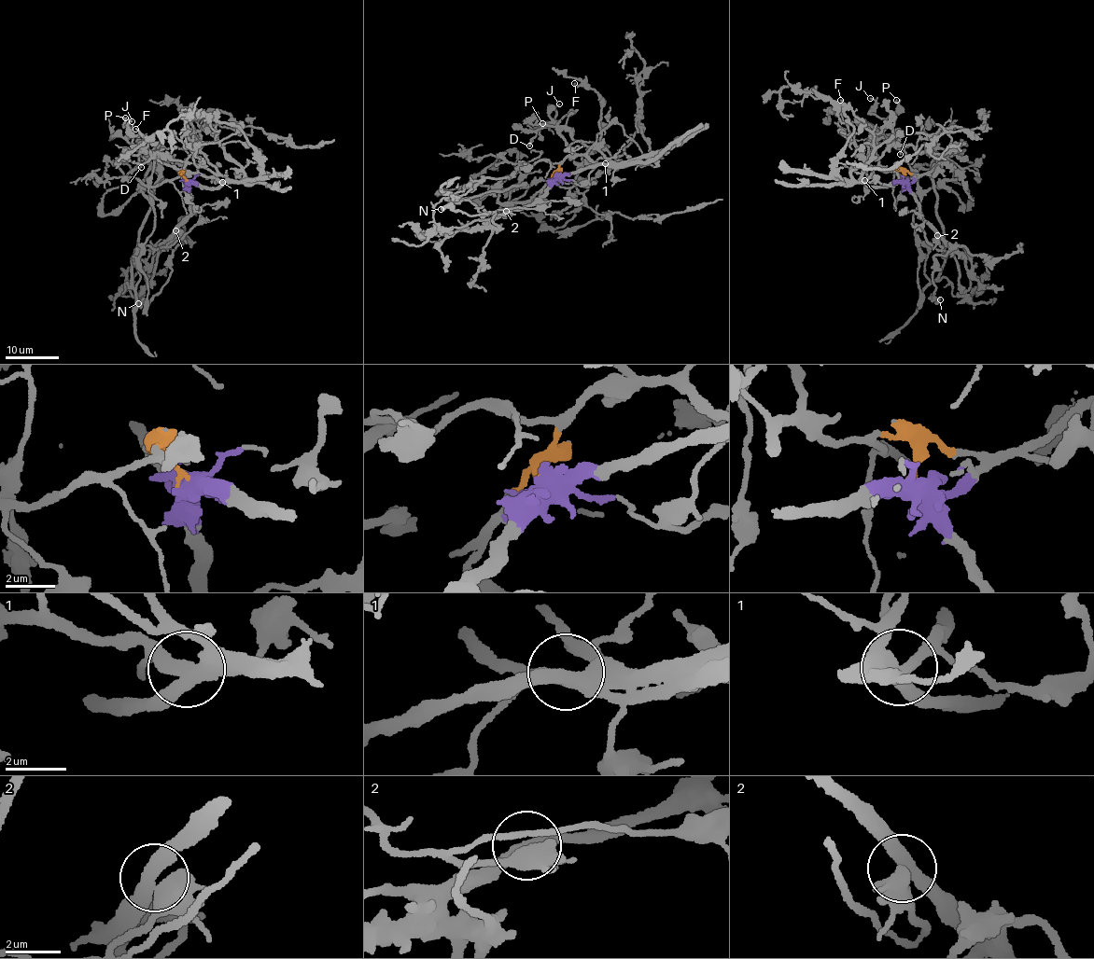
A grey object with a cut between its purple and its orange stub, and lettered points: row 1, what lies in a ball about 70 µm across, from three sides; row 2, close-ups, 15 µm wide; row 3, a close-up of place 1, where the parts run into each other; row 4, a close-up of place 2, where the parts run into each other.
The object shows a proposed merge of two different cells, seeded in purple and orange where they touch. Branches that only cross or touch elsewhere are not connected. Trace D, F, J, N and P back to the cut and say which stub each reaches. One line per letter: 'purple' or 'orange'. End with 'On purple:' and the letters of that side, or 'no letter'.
D: orange
F: purple
J: orange
N: purple
P: orange
On purple: F, N

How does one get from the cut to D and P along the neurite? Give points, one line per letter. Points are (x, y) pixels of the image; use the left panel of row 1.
D: (187, 180), (180, 174), (183, 177), (187, 172), (175, 170), (148, 153), (139, 152), (136, 155), (142, 166)
P: (187, 180), (180, 174), (183, 177), (187, 172), (148, 153), (133, 155), (133, 136), (126, 117)

